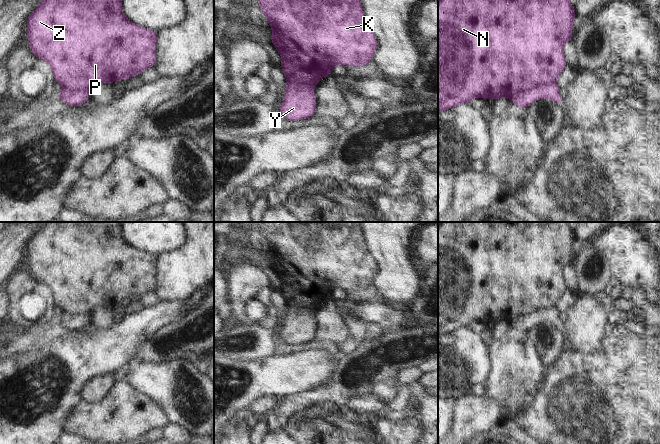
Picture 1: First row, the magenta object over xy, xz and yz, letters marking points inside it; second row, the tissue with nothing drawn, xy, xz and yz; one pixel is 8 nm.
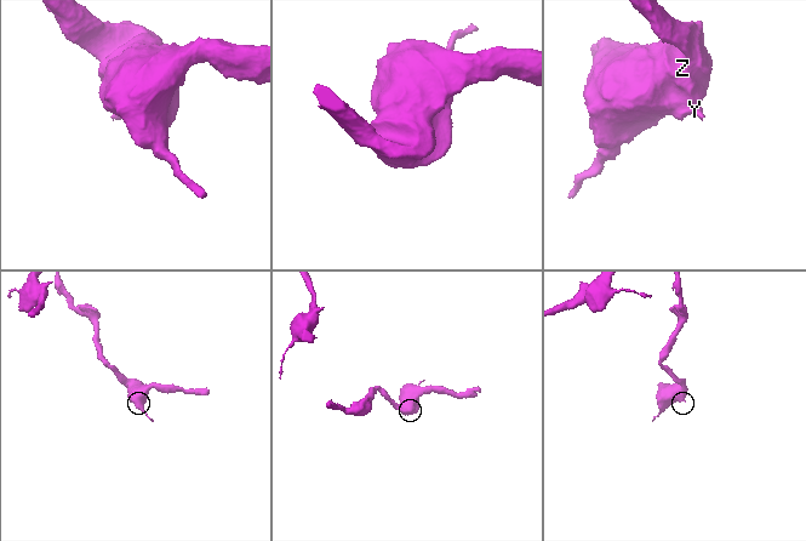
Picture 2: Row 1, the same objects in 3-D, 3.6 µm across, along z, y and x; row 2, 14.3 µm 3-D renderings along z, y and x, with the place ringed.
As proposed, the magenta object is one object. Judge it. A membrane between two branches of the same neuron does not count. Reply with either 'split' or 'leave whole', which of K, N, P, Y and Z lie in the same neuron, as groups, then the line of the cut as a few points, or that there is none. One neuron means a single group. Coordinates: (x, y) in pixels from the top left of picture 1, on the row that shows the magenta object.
split | K N P Z / Y | yz (554, 83), (536, 85), (525, 91), (518, 92), (511, 99)

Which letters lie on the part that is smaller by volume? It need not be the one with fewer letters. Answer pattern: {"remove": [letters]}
{"remove": ["Y"]}

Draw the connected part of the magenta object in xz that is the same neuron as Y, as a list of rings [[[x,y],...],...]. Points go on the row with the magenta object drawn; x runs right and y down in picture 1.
[[[295,80],[287,81],[280,114],[288,121],[298,121],[312,117],[316,110],[316,97],[313,88],[297,88]]]

